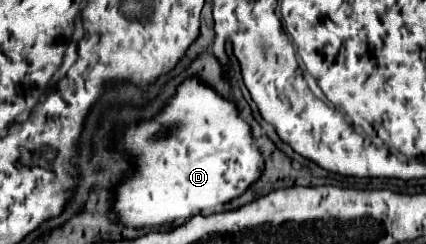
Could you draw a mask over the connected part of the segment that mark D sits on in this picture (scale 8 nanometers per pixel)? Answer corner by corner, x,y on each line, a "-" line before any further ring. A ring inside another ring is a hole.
198,77
184,81
178,87
176,97
170,99
166,109
152,121
140,123
138,127
126,127
122,131
120,149
128,151
136,163
136,171
126,179
114,195
112,215
114,221
124,227
150,227
170,221
188,221
198,213
208,213
216,205
228,203
242,195
258,177
262,167
262,155
250,135
250,125
242,121
236,107
214,93

